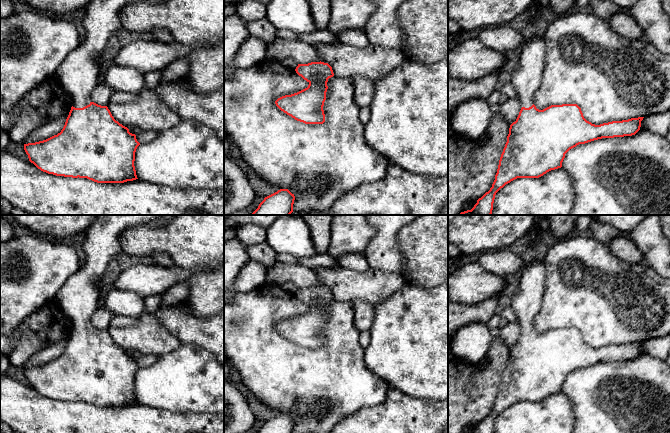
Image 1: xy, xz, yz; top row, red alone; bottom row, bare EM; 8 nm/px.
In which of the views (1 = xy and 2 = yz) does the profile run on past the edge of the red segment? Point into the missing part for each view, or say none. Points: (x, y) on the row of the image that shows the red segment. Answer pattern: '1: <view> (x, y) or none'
1: xy (78, 74)
2: yz (527, 77)

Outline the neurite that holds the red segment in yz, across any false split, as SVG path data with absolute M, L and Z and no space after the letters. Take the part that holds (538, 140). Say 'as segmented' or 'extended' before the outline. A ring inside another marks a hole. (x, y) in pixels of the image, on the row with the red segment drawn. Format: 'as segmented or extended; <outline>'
extended; M543 38L527 39L522 46L516 70L511 78L523 107L516 121L510 125L495 180L490 190L477 200L471 210L461 212L459 215L491 215L496 193L511 181L517 178L539 178L551 170L561 168L565 154L579 144L602 138L632 136L640 130L644 117L595 125L584 118L577 104L551 105L543 110L537 109L533 104L533 95L541 84L544 66Z

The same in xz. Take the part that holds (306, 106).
as segmented; M320 61L298 64L295 71L309 83L308 87L278 98L275 101L276 106L297 121L305 124L323 124L327 82L334 76L332 67Z

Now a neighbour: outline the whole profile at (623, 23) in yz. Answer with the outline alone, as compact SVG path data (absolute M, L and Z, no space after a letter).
M623 10L614 14L609 20L613 31L629 40L645 38L644 31L638 25L635 18L627 11Z

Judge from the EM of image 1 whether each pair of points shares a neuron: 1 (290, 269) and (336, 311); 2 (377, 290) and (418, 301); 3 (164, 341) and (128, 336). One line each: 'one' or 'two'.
1: two
2: two
3: one

